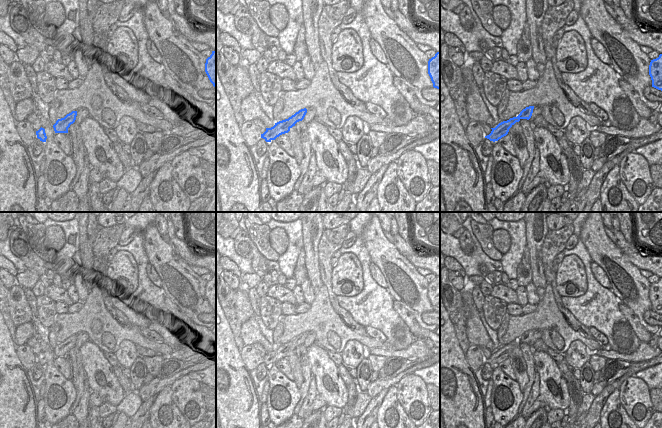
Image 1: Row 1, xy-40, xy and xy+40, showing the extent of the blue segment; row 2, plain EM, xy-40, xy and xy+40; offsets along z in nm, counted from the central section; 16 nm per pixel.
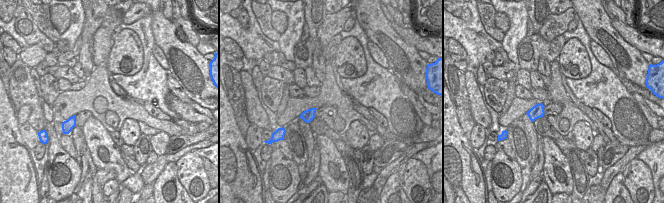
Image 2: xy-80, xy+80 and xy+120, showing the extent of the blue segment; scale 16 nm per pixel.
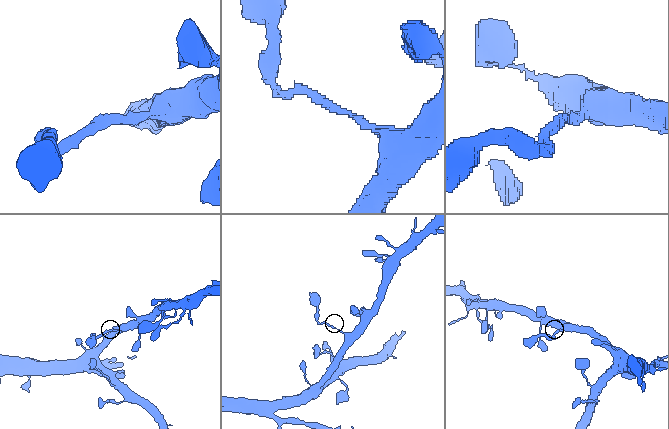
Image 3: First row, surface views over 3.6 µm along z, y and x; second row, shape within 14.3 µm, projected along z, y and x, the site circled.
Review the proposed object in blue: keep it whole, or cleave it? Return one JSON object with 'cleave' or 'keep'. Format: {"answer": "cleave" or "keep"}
{"answer": "cleave"}

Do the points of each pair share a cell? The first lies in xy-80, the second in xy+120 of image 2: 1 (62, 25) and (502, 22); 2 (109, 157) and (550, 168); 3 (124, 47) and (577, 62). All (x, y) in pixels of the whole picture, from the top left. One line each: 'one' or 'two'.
1: one
2: one
3: one

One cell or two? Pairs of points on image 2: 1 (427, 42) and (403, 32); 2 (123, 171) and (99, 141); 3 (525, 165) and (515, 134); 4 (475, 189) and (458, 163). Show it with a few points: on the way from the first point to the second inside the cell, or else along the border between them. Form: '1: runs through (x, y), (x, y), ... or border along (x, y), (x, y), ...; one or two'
1: runs through (421, 42), (409, 34); one
2: runs through (116, 163), (110, 157), (107, 147); one
3: runs through (523, 157), (519, 142); one
4: runs through (469, 183), (458, 172), (458, 169); one

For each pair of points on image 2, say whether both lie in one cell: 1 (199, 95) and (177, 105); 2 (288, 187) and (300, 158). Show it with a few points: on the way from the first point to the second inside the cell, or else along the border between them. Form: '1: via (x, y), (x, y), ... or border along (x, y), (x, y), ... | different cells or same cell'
1: border along (194, 101), (208, 109) | different cells
2: border along (291, 159), (296, 164), (300, 175) | different cells

